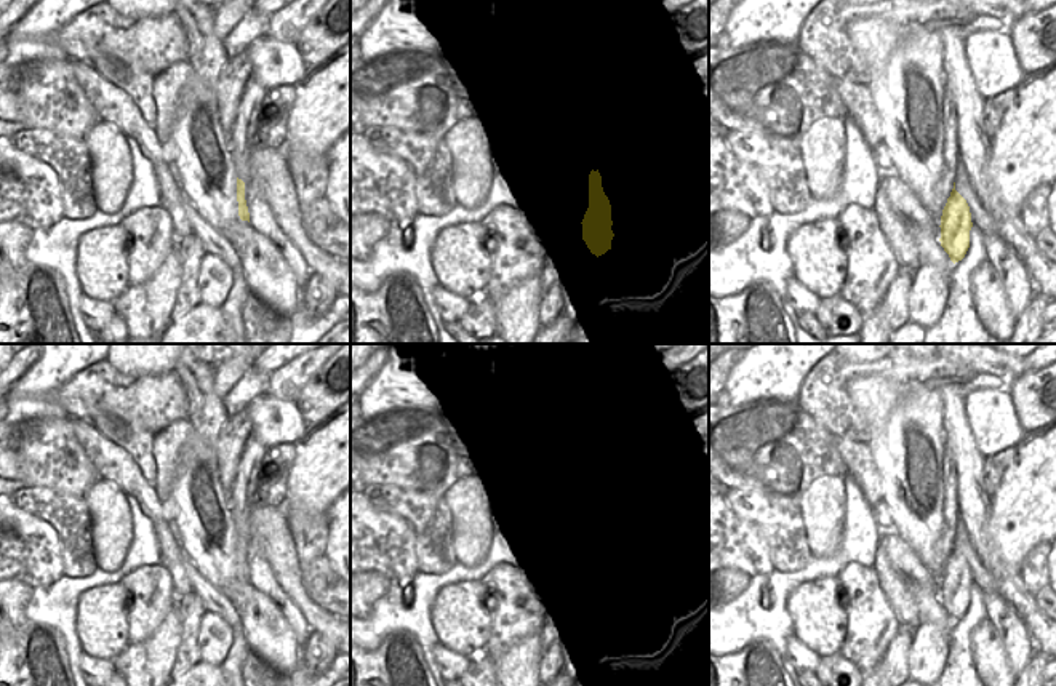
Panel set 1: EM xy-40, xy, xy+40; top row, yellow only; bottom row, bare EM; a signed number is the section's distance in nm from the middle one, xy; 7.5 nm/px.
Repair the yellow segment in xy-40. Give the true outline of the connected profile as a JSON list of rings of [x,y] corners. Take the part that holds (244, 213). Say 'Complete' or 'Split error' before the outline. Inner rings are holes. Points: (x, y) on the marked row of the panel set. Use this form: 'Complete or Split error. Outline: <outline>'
Split error. Outline: [[[251,74],[243,88],[240,98],[237,118],[232,126],[234,139],[238,149],[234,152],[234,174],[237,176],[237,201],[238,216],[242,221],[250,222],[250,213],[246,206],[246,168],[245,158],[256,146],[258,114],[262,102],[266,88]]]

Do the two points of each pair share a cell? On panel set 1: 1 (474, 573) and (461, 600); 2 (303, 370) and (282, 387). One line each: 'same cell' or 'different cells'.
1: different cells
2: same cell

